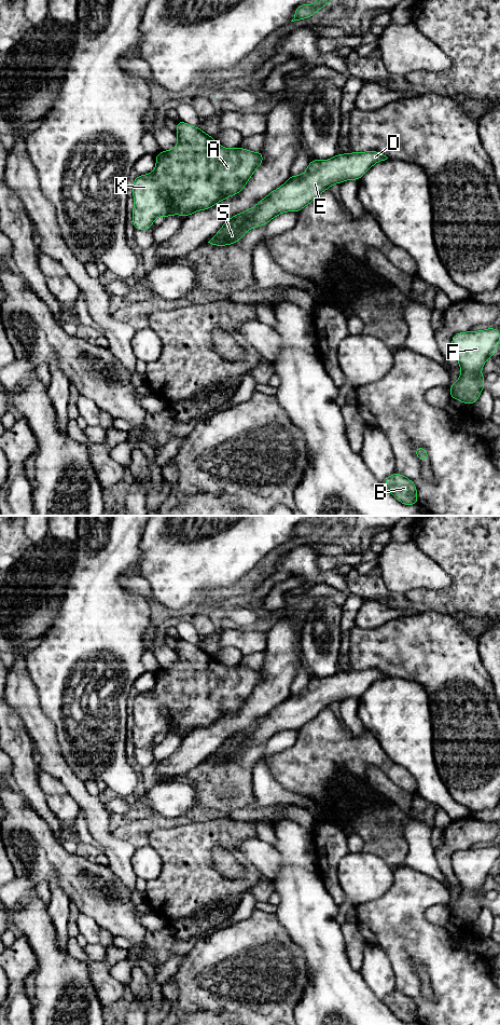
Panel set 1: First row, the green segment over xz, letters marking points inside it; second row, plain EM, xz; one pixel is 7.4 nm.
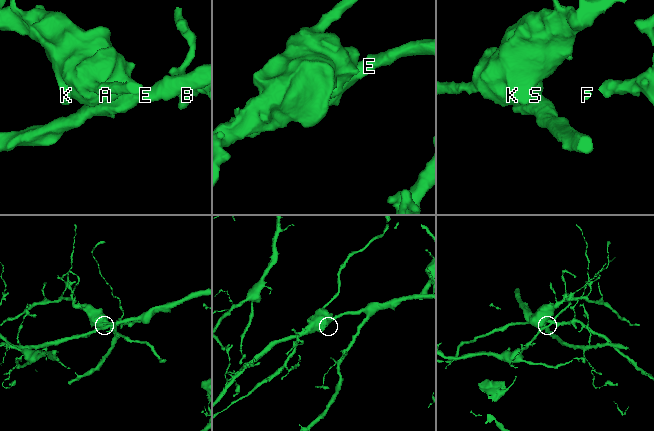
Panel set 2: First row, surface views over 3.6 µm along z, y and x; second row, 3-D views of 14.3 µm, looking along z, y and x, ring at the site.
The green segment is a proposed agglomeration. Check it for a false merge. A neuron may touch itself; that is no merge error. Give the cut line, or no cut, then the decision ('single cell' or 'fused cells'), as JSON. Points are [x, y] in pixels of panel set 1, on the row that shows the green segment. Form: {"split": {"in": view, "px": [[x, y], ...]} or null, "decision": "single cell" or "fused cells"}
{"split": {"in": "xz", "px": [[257, 205], [246, 216], [242, 233]]}, "decision": "fused cells"}

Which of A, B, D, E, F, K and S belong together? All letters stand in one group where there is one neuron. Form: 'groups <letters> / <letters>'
groups A K S / B D E F

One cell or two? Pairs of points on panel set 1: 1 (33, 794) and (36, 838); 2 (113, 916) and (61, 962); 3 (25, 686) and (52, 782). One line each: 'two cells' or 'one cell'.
1: two cells
2: two cells
3: two cells

